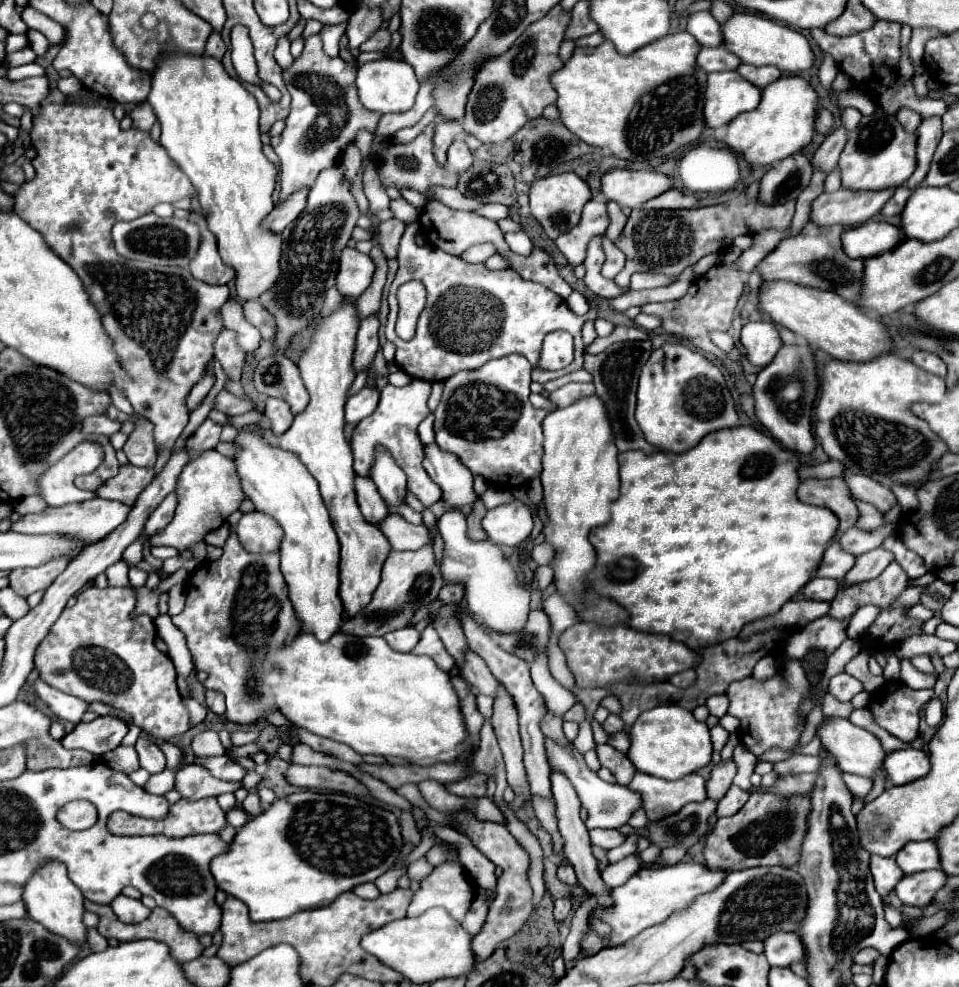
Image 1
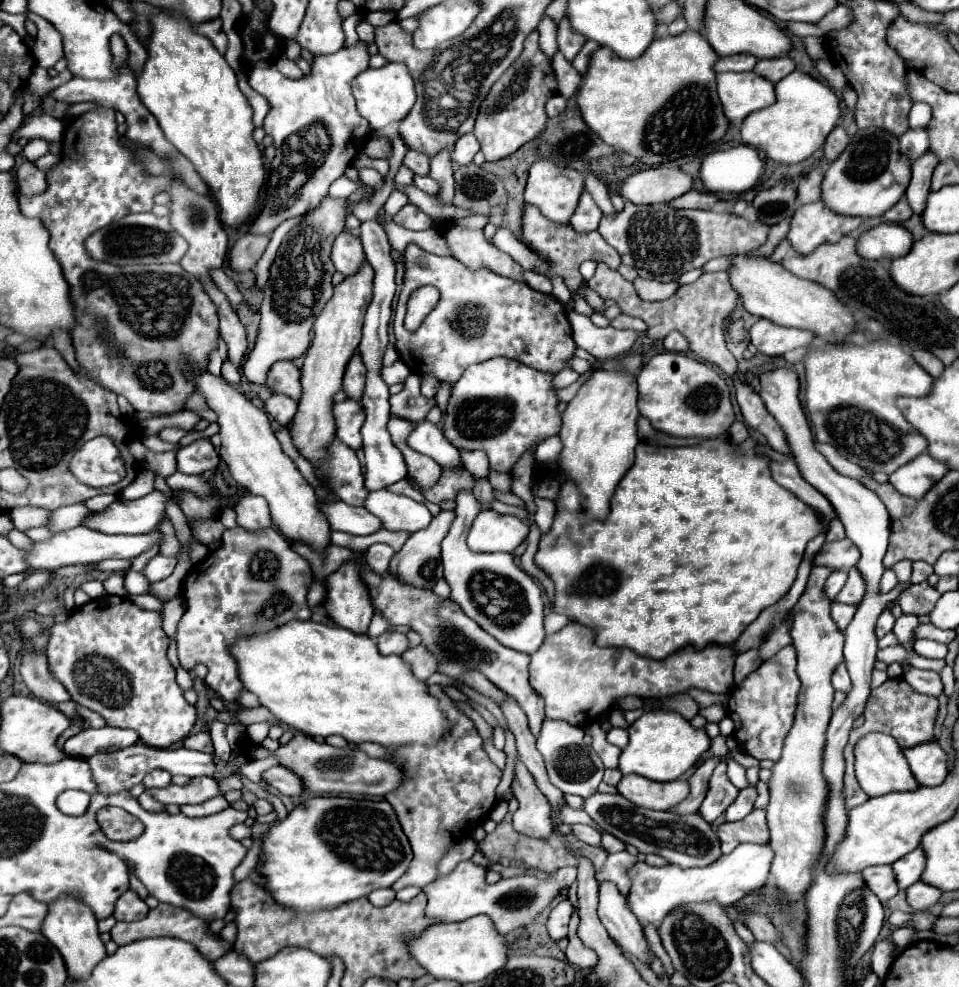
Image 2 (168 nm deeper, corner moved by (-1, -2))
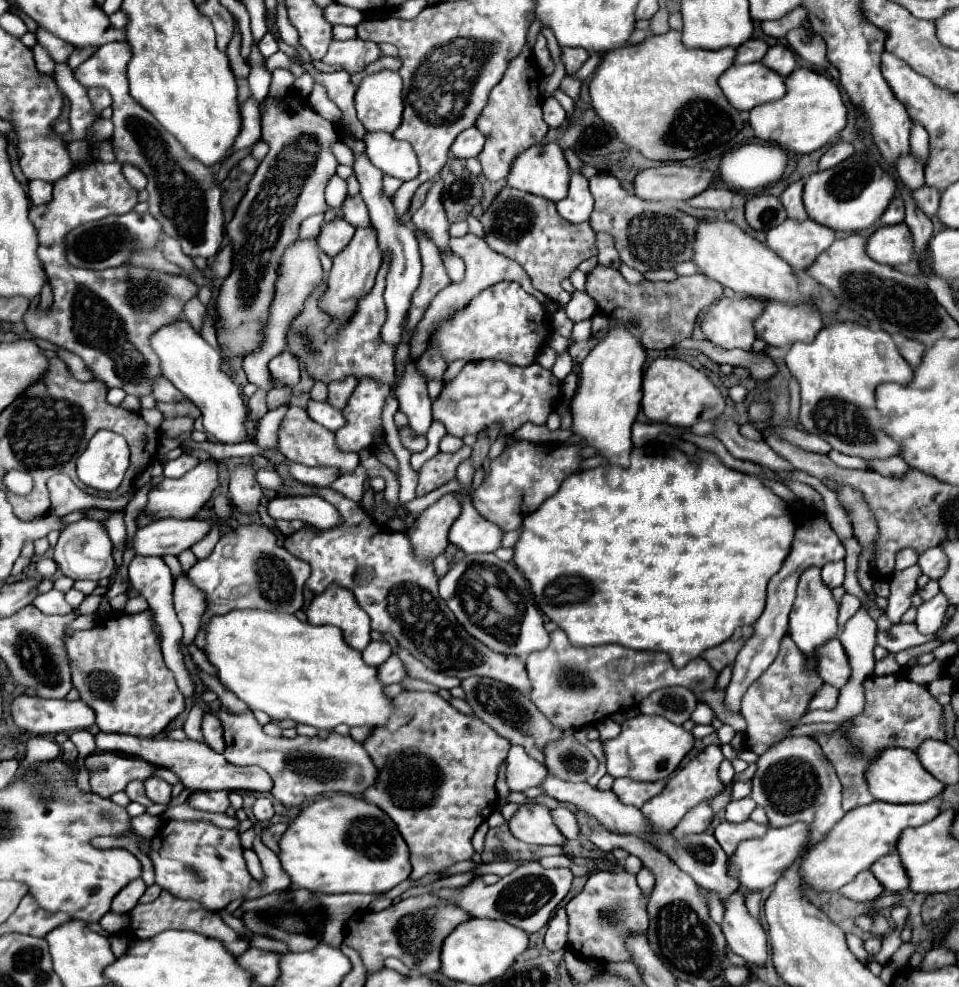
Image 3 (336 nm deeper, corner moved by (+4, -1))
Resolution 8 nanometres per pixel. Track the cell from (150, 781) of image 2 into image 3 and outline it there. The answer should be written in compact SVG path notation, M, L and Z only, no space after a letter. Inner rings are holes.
M155 776L147 778L145 790L147 790L147 796L157 804L169 804L171 802L171 784L167 784L161 778L155 778Z

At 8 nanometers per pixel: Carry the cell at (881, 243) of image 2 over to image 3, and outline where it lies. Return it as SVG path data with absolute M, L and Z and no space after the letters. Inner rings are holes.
M905 224L883 226L869 236L865 250L875 262L899 266L913 258L913 238Z

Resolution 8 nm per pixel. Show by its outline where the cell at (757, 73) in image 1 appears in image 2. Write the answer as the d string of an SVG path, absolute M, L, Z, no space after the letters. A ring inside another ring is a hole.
M784 55L784 57L776 57L776 59L760 59L754 67L754 71L762 77L766 77L772 83L778 83L782 77L786 77L788 73L792 73L796 69L794 61Z

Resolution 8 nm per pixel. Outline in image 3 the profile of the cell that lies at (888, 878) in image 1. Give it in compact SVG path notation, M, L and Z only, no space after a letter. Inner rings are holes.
M863 870L855 876L855 880L851 880L849 884L845 884L841 890L839 890L843 896L851 898L851 900L857 900L857 902L871 902L875 898L881 896L883 892L883 886L881 882L871 874L871 870Z

